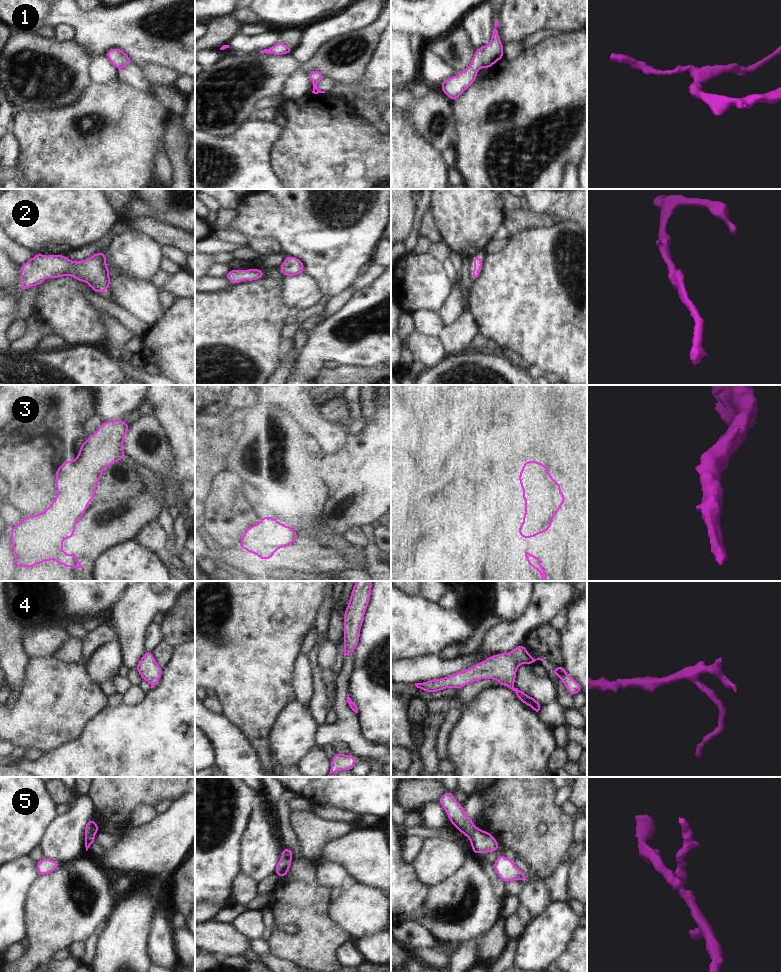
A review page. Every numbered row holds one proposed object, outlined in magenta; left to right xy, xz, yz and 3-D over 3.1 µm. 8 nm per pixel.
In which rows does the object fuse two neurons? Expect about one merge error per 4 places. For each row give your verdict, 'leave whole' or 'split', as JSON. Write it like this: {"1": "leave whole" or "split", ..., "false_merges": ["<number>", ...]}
{"1": "leave whole", "2": "leave whole", "3": "leave whole", "4": "leave whole", "5": "split", "false_merges": ["5"]}

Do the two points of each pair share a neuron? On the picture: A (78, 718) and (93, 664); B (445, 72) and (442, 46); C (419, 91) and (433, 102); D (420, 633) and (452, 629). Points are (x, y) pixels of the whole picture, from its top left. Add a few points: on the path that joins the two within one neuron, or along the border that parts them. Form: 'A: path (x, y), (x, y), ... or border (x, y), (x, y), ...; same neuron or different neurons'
A: border (84, 663), (86, 671), (98, 684); different neurons
B: border (427, 49), (448, 63), (458, 73); different neurons
C: border (430, 92), (414, 107), (414, 117); different neurons
D: path (428, 629), (444, 629); same neuron

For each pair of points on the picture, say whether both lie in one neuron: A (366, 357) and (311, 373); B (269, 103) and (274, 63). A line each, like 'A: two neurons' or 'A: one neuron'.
A: one neuron
B: two neurons

